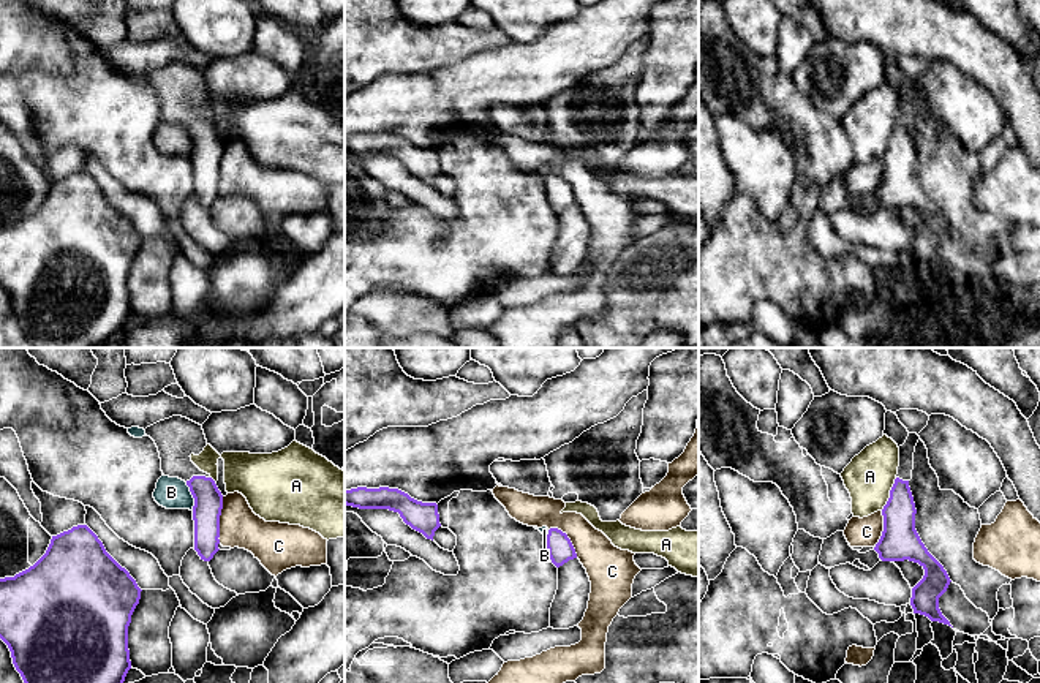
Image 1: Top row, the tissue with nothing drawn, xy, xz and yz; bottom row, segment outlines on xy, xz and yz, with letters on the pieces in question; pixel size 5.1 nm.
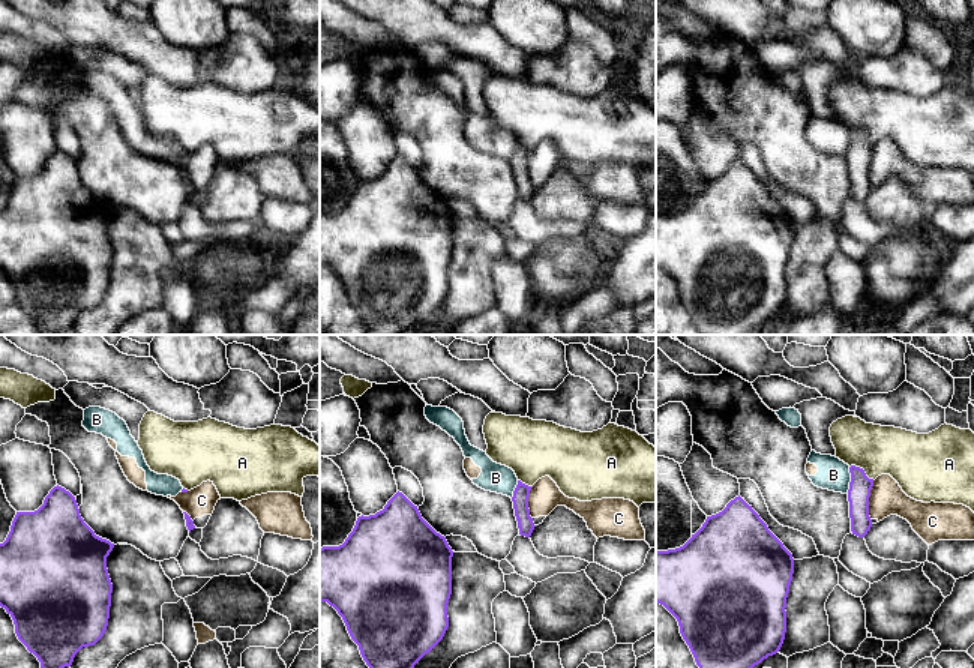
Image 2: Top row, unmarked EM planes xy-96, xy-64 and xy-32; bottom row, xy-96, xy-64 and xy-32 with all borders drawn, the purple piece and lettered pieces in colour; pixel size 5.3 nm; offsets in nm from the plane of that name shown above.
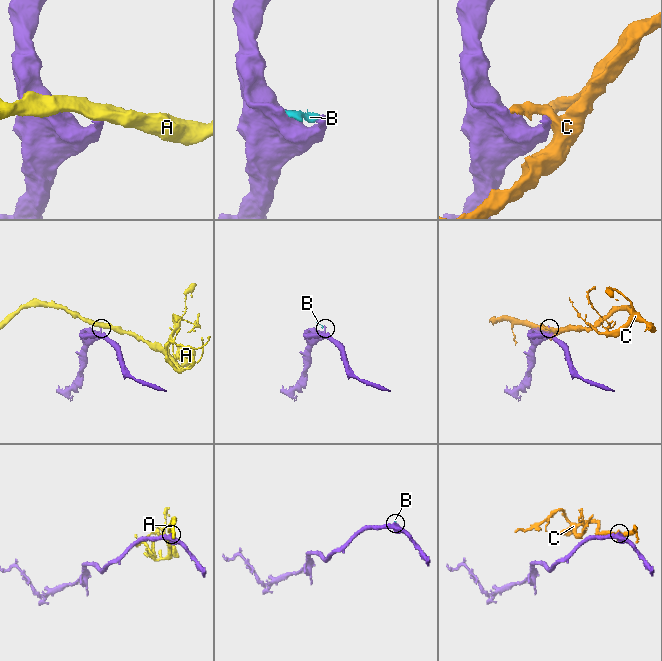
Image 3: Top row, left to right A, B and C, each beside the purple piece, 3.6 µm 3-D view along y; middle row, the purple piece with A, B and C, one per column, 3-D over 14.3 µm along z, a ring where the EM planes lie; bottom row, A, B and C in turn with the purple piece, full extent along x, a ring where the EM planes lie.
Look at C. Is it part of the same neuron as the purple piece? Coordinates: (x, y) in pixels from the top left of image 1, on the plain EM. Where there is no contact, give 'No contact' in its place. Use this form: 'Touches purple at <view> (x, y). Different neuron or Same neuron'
Touches purple at xy (218, 166). Different neuron

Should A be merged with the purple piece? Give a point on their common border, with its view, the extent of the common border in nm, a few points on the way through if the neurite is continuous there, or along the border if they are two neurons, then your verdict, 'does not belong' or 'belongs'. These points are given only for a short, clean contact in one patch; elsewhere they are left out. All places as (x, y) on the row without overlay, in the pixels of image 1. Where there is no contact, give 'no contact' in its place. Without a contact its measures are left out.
contact yz (890, 139); length 190 nm; border yz (896, 124), (890, 143), (881, 155); does not belong

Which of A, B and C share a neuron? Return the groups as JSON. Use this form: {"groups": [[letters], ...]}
{"groups": [["A"], ["B", "C"]]}

